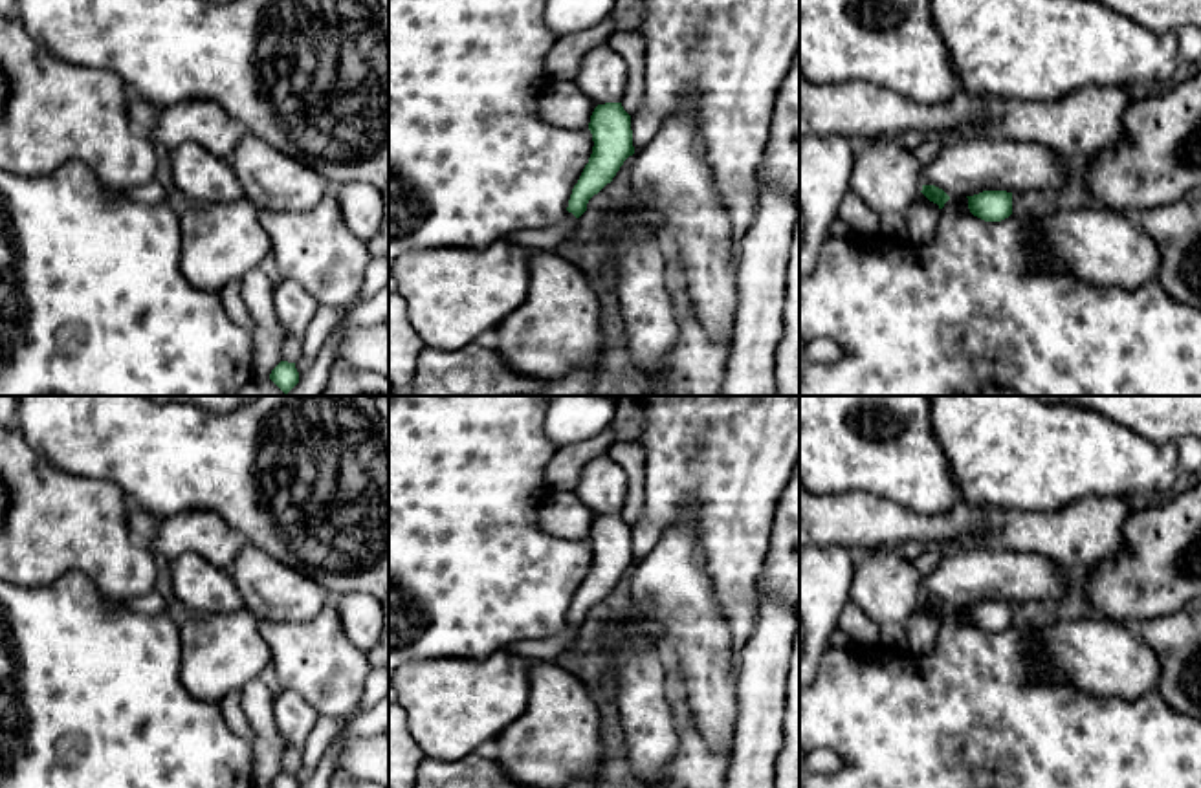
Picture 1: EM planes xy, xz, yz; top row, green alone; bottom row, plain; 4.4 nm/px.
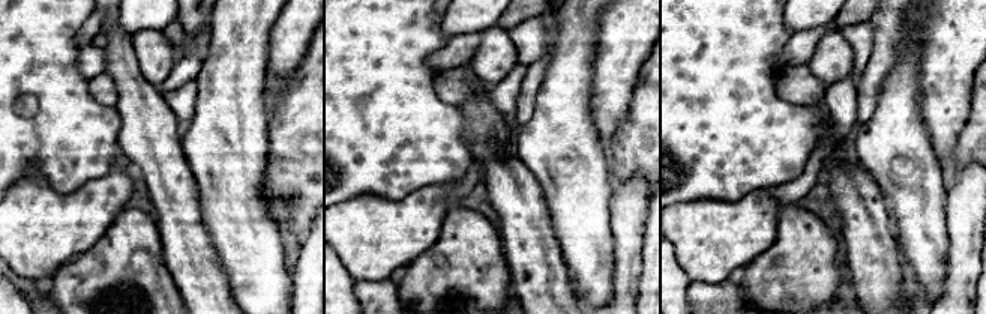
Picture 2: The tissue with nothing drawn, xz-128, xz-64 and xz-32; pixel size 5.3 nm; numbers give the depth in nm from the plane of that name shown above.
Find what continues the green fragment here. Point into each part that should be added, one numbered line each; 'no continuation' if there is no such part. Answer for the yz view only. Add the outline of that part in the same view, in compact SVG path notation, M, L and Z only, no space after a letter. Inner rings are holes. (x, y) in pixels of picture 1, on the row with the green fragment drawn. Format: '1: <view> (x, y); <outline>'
no continuation

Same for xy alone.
no continuation

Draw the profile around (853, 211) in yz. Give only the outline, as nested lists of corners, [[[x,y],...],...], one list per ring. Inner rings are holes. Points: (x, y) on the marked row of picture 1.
[[[854,191],[845,192],[838,209],[838,222],[862,236],[876,236],[880,231],[878,216]]]

